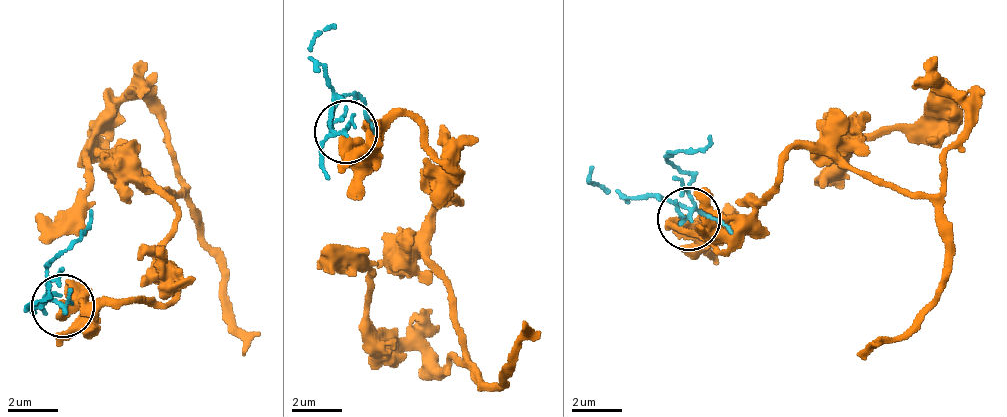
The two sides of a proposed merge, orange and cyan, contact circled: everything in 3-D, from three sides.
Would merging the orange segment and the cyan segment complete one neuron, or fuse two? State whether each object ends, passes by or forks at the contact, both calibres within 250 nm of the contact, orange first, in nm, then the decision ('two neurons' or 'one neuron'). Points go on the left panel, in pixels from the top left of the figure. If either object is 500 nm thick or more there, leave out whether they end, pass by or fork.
calibres 600 and 130 nm; two neurons

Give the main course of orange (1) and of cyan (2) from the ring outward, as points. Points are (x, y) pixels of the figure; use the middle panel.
1: (343, 134), (407, 114), (444, 160), (458, 200), (426, 250), (464, 357), (370, 324), (369, 277), (325, 247)
2: (343, 134), (331, 124), (331, 80), (312, 50), (338, 23)

